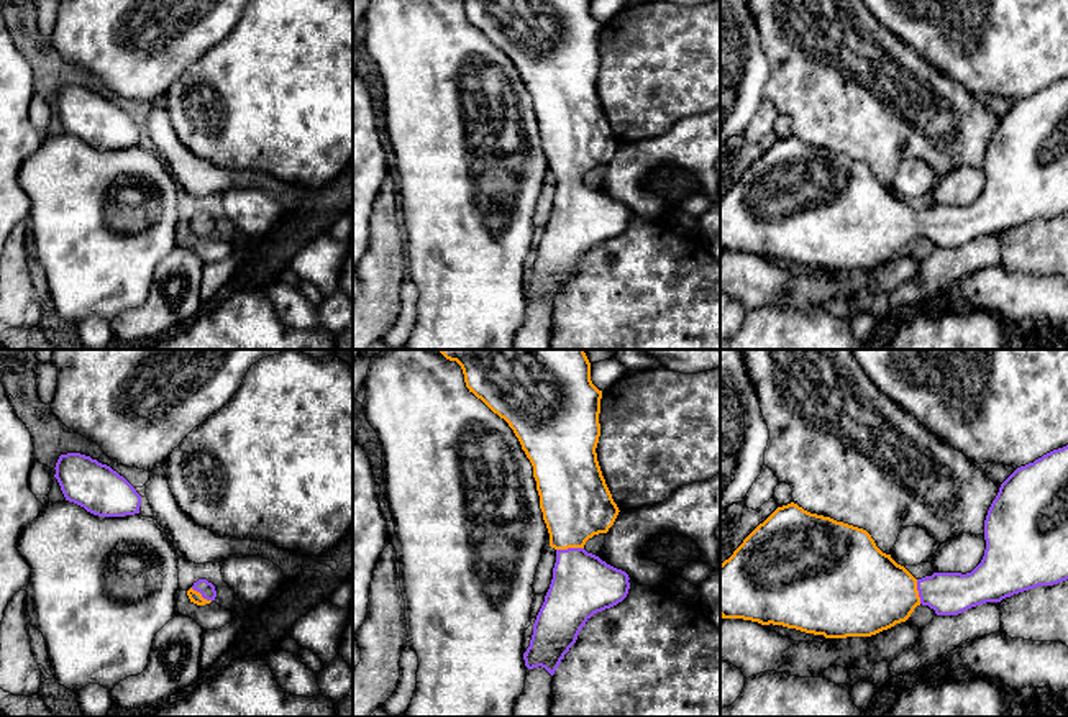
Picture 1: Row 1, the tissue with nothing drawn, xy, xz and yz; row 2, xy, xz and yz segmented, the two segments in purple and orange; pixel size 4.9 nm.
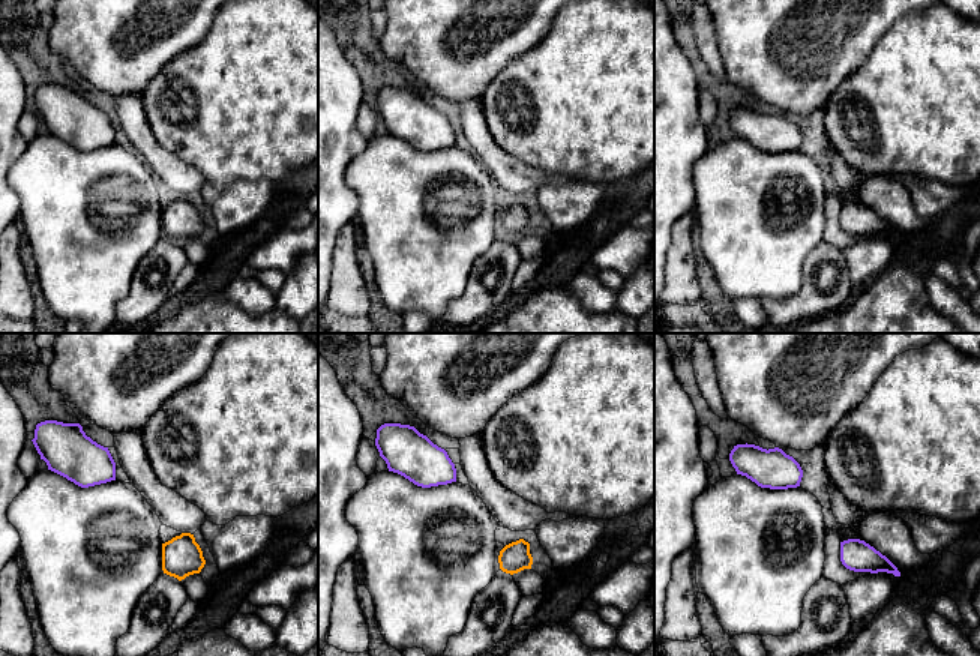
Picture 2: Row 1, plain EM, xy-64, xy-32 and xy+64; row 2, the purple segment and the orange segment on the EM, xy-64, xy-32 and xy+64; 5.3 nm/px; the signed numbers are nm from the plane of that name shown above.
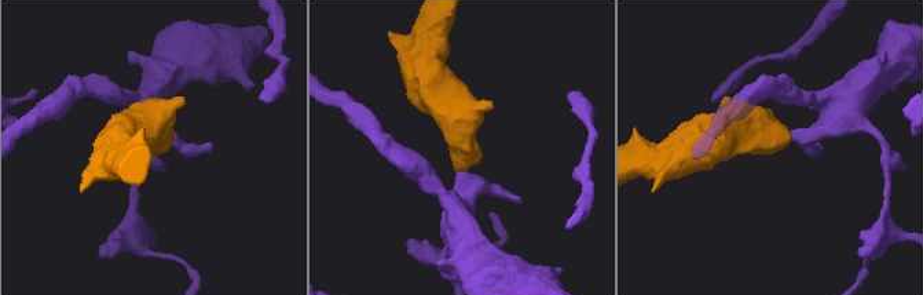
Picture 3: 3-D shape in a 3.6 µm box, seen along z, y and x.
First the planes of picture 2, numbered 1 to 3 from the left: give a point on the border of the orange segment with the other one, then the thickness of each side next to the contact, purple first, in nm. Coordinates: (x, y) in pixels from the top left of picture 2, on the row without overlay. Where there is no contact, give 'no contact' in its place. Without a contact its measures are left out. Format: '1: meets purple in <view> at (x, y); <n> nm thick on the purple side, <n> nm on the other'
1: no contact
2: no contact
3: no contact

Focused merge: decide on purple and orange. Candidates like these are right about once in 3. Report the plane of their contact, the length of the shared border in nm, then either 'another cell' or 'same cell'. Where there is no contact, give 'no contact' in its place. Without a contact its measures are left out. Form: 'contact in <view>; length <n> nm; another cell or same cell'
contact in xz; length 140 nm; same cell

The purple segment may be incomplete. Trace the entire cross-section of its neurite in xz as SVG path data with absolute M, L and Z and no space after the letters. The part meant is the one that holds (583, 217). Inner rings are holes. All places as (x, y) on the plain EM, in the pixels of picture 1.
M591 0L461 2L469 25L509 56L533 98L540 141L550 166L550 179L556 182L556 195L523 292L528 302L541 299L553 308L586 254L622 235L630 221L625 203L584 182L589 171L609 164L620 144L596 85L602 23L592 16Z

